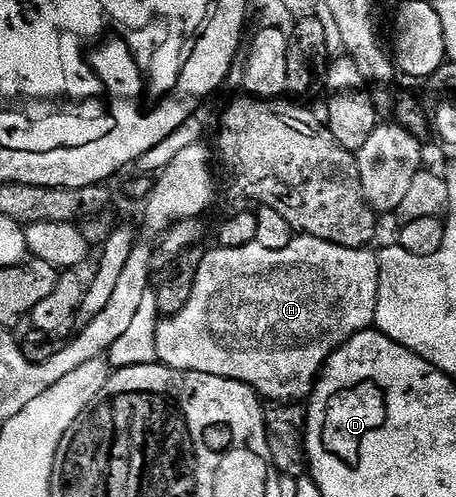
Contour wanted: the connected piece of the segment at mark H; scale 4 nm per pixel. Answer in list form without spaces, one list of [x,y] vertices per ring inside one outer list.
[[[295,236],[288,244],[288,248],[273,250],[264,248],[259,242],[249,242],[247,246],[240,248],[207,249],[202,255],[202,263],[196,272],[196,284],[192,288],[192,296],[188,304],[179,312],[163,317],[158,323],[156,332],[156,348],[158,349],[157,361],[163,366],[171,366],[174,370],[191,370],[192,372],[204,372],[208,376],[224,376],[228,380],[243,382],[253,388],[263,399],[274,404],[298,404],[309,399],[314,390],[314,383],[326,361],[334,351],[341,348],[352,336],[356,336],[362,330],[371,329],[374,326],[376,316],[376,300],[380,288],[380,268],[378,256],[373,249],[344,248],[322,238],[309,236]]]

